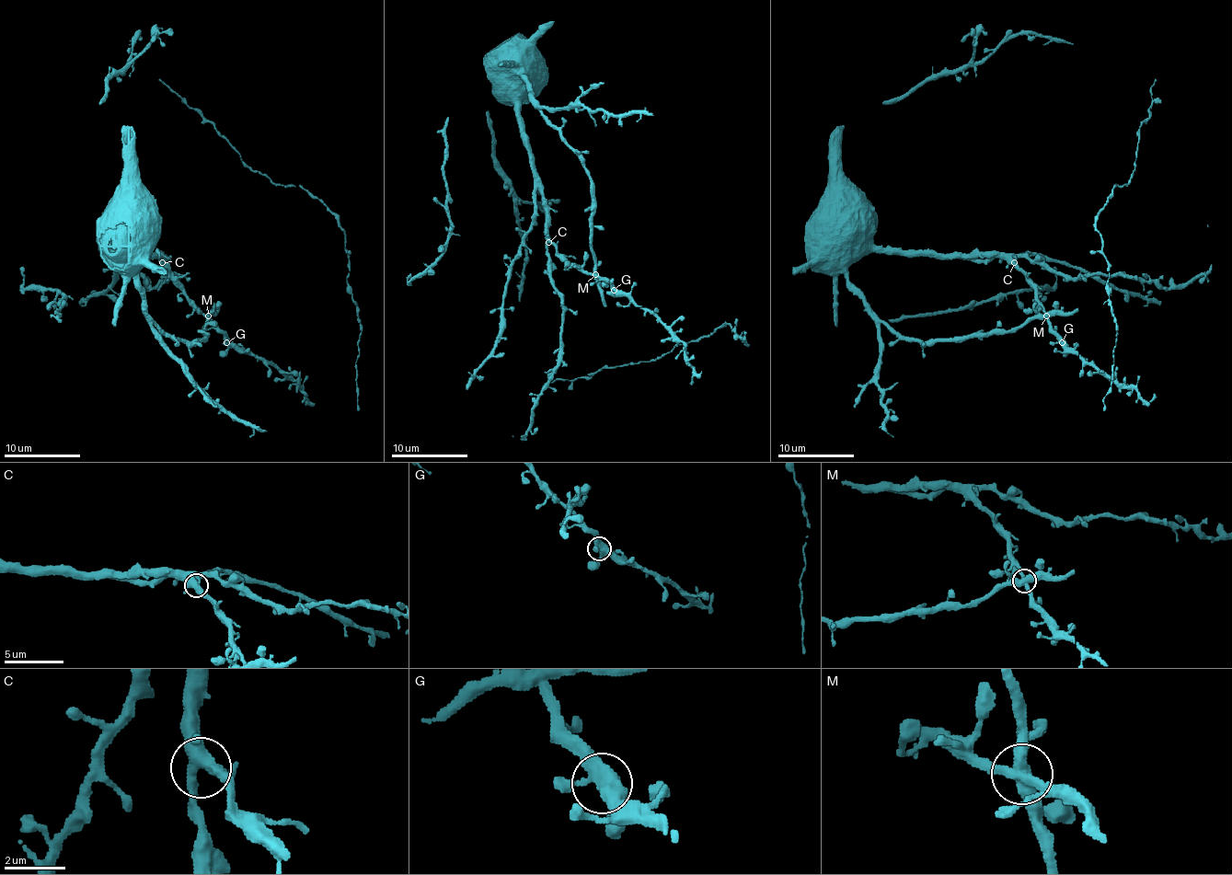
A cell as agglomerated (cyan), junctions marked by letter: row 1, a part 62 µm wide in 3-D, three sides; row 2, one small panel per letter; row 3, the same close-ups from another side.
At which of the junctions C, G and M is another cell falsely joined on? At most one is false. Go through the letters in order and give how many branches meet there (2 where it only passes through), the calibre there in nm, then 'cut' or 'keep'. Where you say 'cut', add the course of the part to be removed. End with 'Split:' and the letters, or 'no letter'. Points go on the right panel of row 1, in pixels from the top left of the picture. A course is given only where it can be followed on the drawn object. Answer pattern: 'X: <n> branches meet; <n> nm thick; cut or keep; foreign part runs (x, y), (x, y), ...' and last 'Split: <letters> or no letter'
C: 4 branches meet; 440 nm thick; keep
G: 4 branches meet; 420 nm thick; keep
M: 4 branches meet; 460 nm thick; keep
Split: no letter

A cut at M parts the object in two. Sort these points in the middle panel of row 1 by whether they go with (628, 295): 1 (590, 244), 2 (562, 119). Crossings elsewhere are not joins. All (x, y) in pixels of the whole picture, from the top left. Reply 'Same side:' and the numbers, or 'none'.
Same side: none

